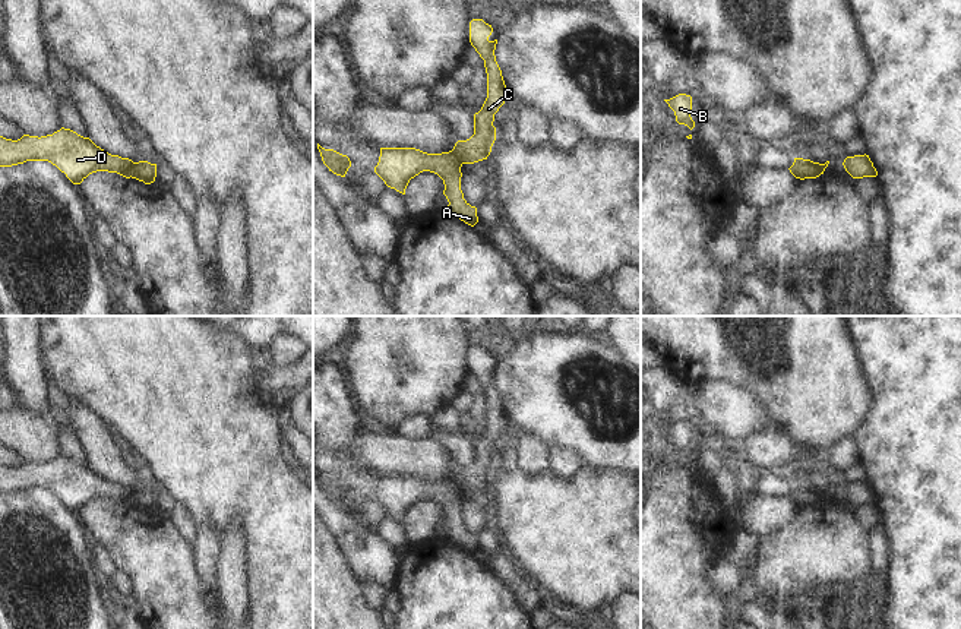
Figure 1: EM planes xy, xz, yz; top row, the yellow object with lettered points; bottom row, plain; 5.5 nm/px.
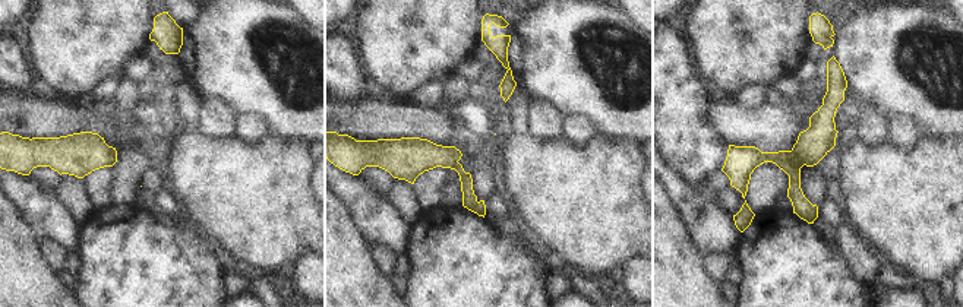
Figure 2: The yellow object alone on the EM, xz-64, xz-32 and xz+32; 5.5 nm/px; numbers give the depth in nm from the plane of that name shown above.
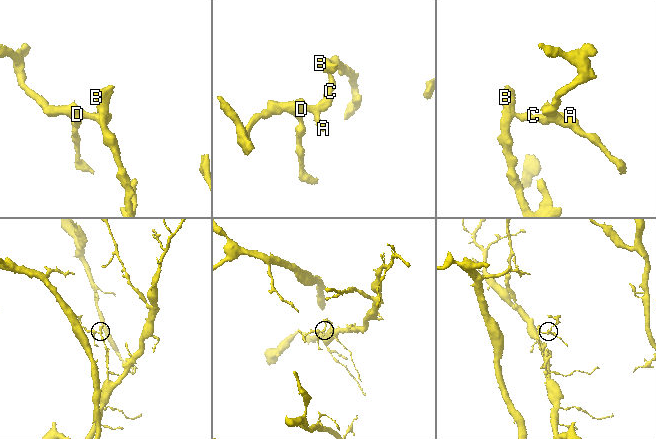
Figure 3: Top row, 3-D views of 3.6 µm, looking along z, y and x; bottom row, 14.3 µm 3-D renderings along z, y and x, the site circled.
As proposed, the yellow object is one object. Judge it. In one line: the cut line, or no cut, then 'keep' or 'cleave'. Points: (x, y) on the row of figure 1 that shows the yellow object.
cut in xy along (133, 163), (129, 176); cleave

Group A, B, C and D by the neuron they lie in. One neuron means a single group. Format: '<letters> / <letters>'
A D / B C

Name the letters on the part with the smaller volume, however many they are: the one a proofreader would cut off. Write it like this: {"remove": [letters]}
{"remove": ["A", "D"]}

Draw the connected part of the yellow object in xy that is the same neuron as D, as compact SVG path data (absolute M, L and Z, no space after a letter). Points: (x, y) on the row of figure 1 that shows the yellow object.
M61 127L53 135L23 135L18 140L0 136L0 167L12 167L26 161L48 161L73 184L80 184L97 171L117 173L130 178L133 161L111 155L70 129Z

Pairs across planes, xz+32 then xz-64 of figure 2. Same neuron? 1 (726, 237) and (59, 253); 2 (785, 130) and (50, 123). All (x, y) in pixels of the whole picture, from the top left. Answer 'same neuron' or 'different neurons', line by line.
1: different neurons
2: same neuron

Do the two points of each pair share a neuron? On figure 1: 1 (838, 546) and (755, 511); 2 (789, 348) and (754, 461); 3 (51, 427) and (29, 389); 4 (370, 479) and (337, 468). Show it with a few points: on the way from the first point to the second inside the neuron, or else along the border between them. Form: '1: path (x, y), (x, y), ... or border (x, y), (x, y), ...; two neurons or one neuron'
1: border (802, 508), (787, 525), (764, 539); two neurons
2: border (778, 426), (790, 435), (794, 443); two neurons
3: border (24, 407), (38, 413), (53, 410); two neurons
4: path (362, 479), (345, 470); one neuron

